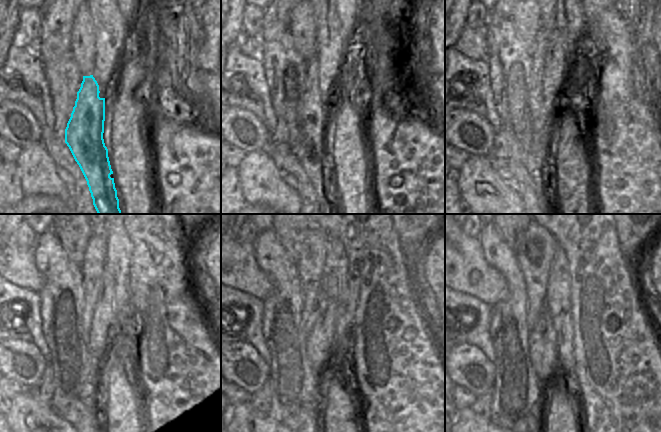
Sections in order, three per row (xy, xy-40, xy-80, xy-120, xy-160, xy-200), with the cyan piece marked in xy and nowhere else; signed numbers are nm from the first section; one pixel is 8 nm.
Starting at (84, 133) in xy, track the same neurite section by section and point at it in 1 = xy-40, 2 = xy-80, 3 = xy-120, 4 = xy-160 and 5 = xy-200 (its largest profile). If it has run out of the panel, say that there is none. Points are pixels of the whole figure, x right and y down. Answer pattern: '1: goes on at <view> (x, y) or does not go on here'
1: goes on at xy-40 (312, 109)
2: goes on at xy-80 (536, 159)
3: goes on at xy-120 (93, 263)
4: goes on at xy-160 (311, 262)
5: goes on at xy-200 (535, 253)

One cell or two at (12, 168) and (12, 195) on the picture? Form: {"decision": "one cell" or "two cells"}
{"decision": "one cell"}

